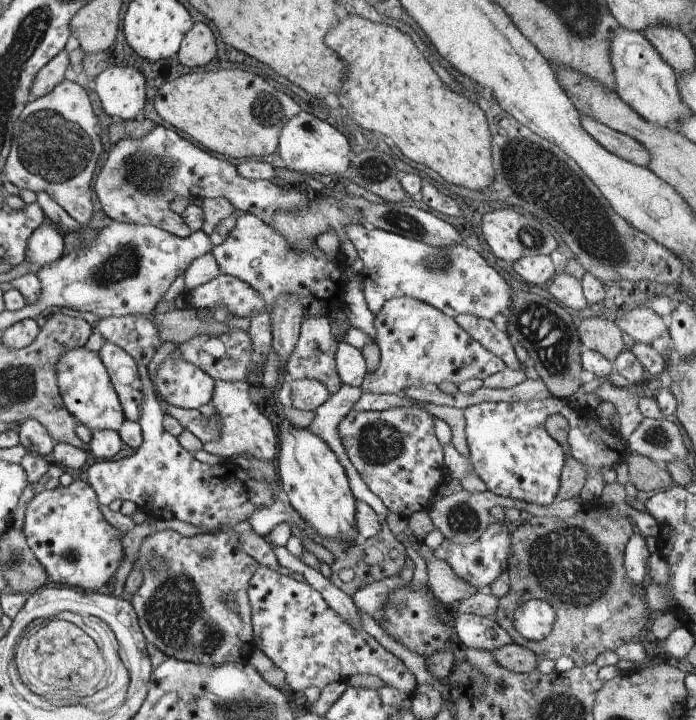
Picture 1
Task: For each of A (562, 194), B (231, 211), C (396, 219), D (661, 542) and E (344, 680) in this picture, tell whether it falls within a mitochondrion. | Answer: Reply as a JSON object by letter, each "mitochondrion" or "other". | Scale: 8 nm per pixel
{"A":"mitochondrion","B":"other","C":"mitochondrion","D":"other","E":"other"}

